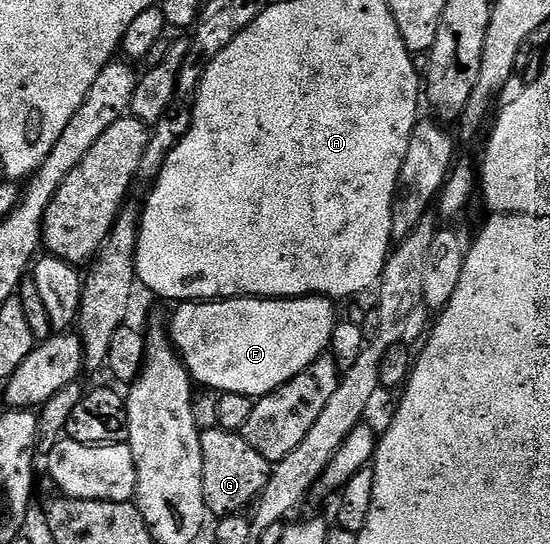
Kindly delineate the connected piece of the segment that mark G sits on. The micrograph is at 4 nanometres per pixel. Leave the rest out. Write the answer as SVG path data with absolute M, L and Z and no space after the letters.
M204 429L199 436L203 457L205 504L208 511L219 520L231 515L242 515L265 488L271 475L272 463L267 462L265 456L261 456L261 452L249 448L242 433L234 430L210 429Z

